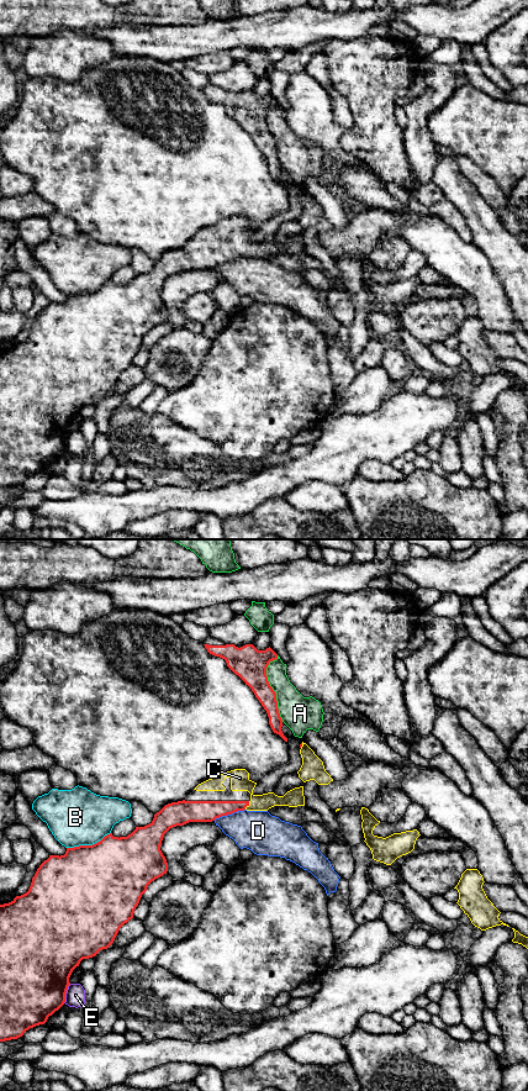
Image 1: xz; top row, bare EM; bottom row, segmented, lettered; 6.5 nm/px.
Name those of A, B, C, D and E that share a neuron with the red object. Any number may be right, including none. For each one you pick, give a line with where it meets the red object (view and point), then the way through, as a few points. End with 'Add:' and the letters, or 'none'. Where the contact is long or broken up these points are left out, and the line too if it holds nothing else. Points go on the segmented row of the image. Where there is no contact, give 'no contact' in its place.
C: meets red in xz at (248, 805)
Add: C

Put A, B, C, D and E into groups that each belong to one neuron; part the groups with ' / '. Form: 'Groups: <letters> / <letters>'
Groups: A / B / C / D / E

